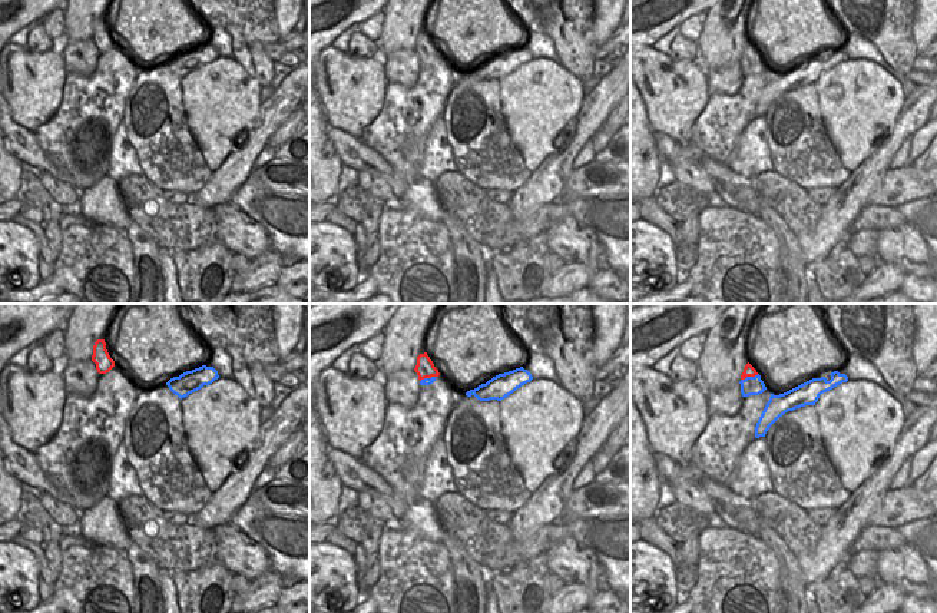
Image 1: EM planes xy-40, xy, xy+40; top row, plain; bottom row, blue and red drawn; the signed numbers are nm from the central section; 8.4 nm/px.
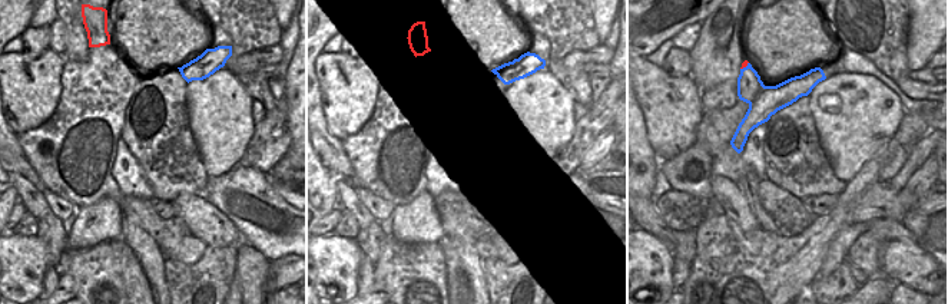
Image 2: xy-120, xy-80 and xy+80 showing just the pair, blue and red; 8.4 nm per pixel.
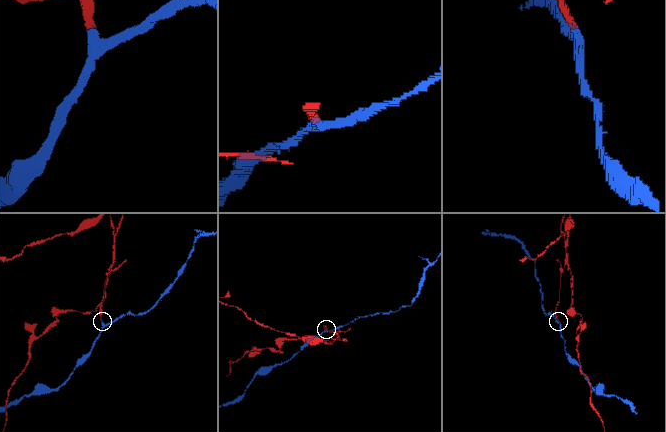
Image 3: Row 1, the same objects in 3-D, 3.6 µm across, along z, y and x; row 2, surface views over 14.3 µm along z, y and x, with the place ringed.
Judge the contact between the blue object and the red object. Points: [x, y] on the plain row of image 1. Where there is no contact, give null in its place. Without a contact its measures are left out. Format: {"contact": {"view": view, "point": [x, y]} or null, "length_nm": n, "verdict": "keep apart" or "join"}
{"contact": {"view": "xy+40", "point": [750, 56]}, "length_nm": 160, "verdict": "keep apart"}

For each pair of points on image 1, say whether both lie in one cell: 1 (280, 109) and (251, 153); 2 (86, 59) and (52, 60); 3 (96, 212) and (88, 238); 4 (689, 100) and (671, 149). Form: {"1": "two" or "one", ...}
{"1": "one", "2": "two", "3": "two", "4": "two"}

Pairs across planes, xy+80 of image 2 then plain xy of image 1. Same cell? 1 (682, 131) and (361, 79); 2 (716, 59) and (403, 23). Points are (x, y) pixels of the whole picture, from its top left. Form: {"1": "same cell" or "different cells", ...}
{"1": "same cell", "2": "same cell"}

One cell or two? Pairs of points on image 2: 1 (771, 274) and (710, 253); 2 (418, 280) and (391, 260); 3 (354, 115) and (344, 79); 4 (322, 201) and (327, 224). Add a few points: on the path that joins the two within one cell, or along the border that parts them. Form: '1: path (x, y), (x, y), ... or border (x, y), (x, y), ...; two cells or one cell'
1: path (756, 274), (738, 273), (725, 260); one cell
2: path (411, 273), (398, 263); one cell
3: path (348, 106), (348, 88); one cell
4: border (337, 205), (321, 220); two cells

